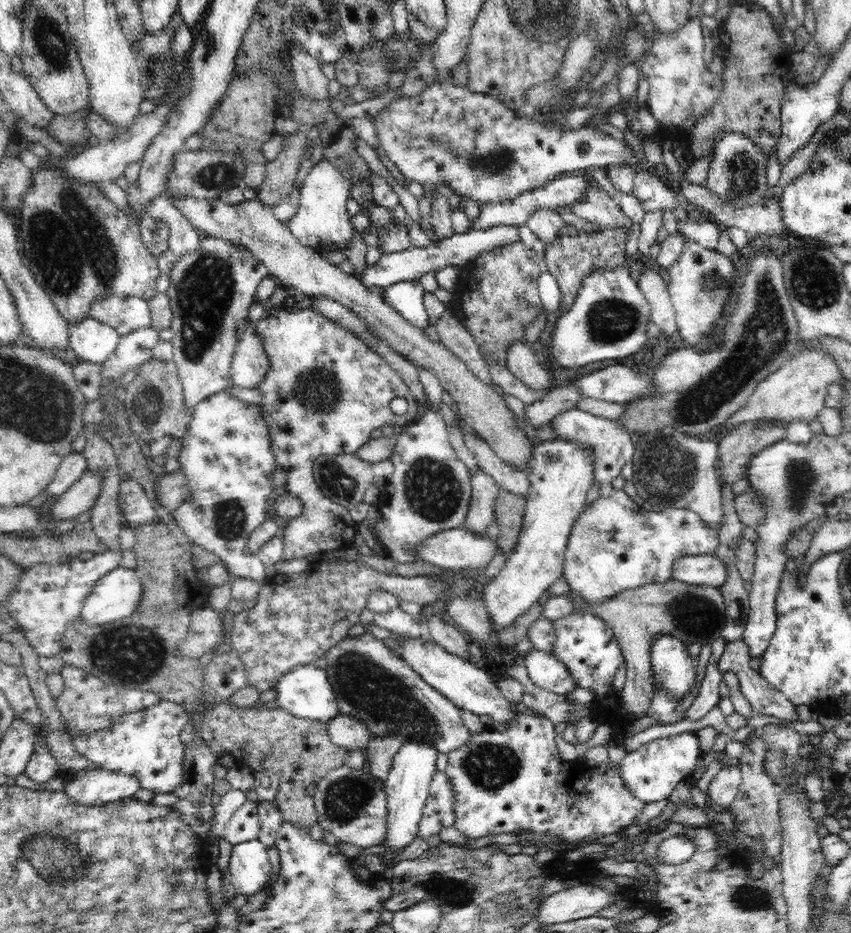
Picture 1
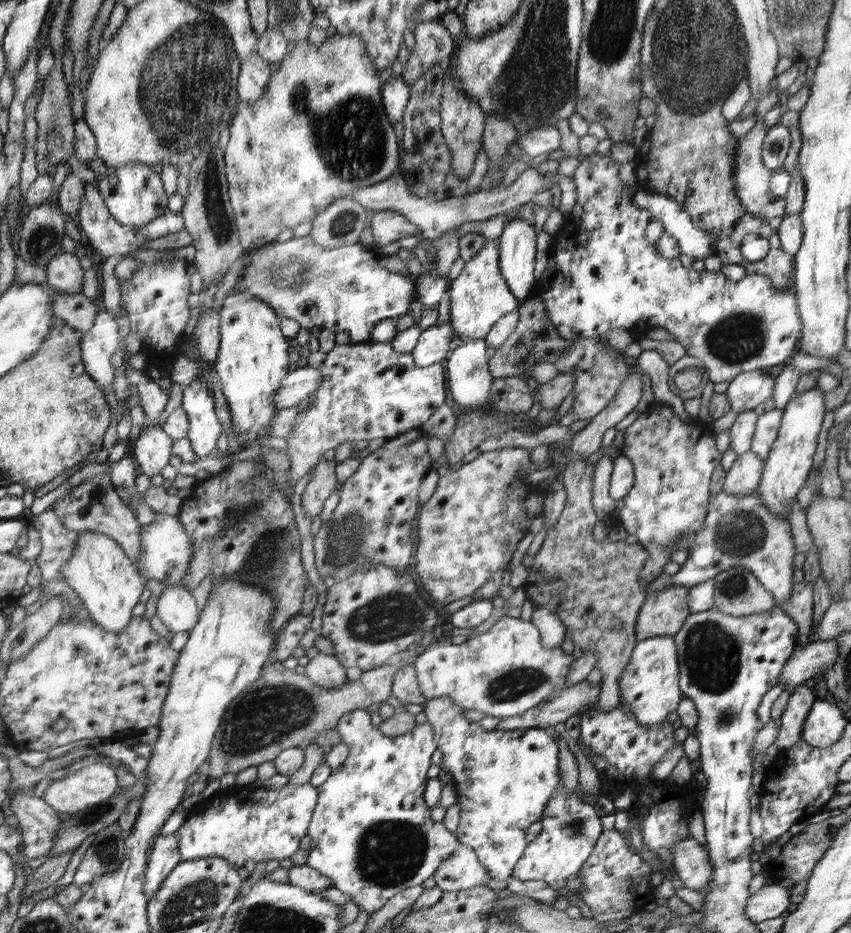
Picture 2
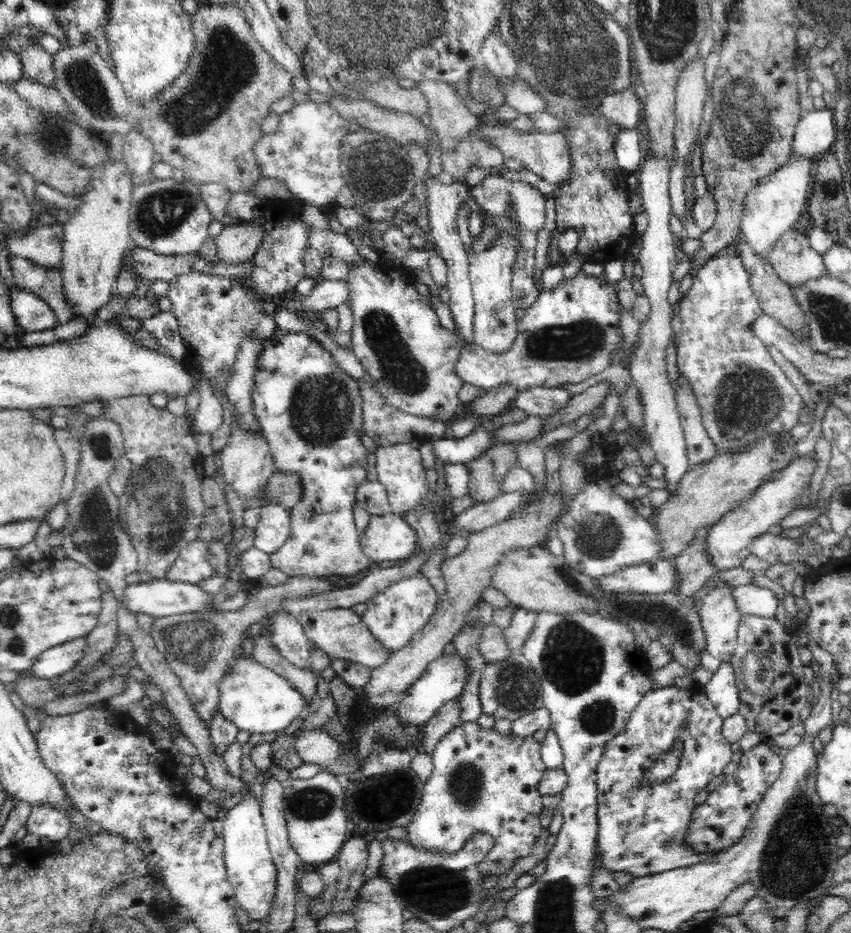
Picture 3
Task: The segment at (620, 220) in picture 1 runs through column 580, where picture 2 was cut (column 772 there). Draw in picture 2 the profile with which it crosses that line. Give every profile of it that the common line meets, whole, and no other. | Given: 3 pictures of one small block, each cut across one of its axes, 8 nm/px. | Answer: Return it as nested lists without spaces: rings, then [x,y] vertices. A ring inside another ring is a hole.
[[[760,116],[756,118],[755,125],[752,130],[750,130],[750,133],[737,138],[737,152],[733,179],[736,182],[736,190],[738,190],[739,198],[743,205],[747,207],[747,210],[755,215],[756,218],[768,221],[777,216],[785,216],[786,201],[785,198],[774,198],[771,194],[769,182],[773,170],[763,163],[761,157],[766,134],[764,116]]]

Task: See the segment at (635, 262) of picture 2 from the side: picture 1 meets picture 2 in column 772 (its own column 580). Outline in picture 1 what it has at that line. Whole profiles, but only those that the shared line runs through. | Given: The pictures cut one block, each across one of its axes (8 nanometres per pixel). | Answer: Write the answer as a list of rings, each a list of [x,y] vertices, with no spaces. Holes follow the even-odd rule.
[[[655,209],[644,215],[636,254],[628,256],[620,266],[594,270],[580,282],[572,306],[558,319],[550,342],[552,360],[559,367],[575,368],[598,360],[630,357],[638,353],[648,342],[646,328],[651,321],[651,308],[634,272],[646,260],[652,243],[656,241],[658,228],[663,224],[663,212]]]

